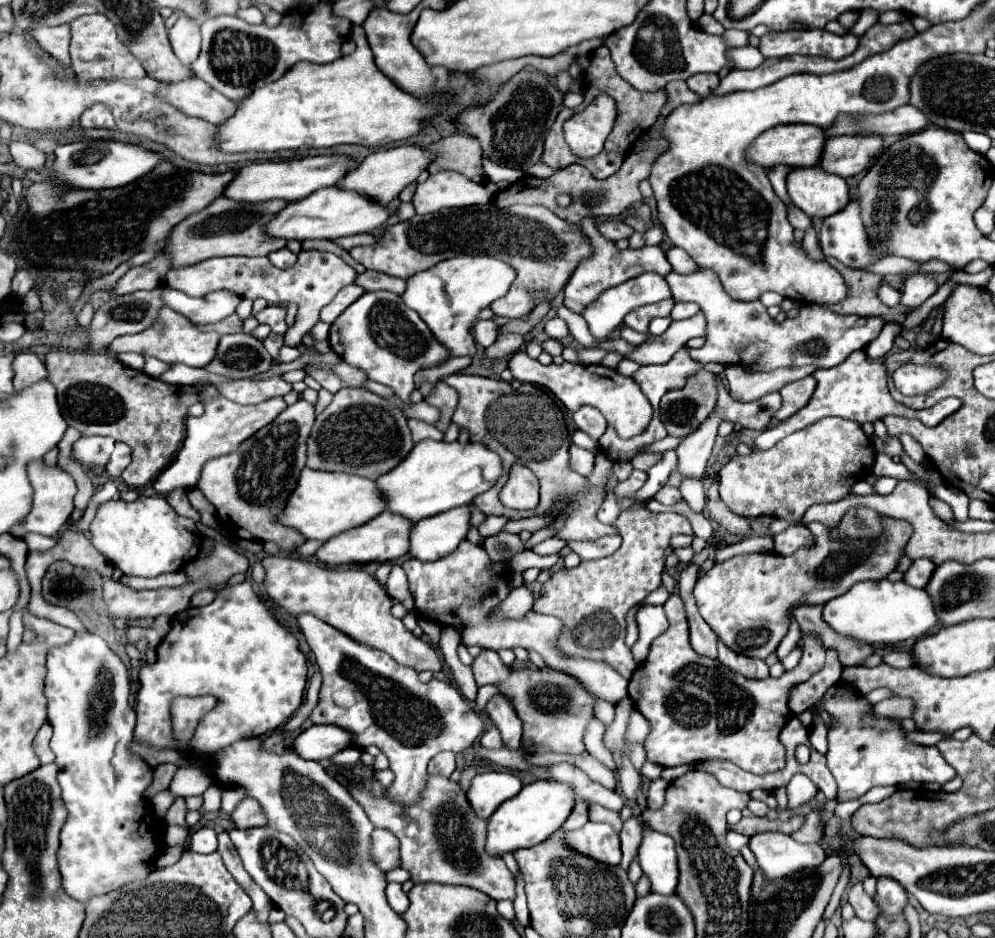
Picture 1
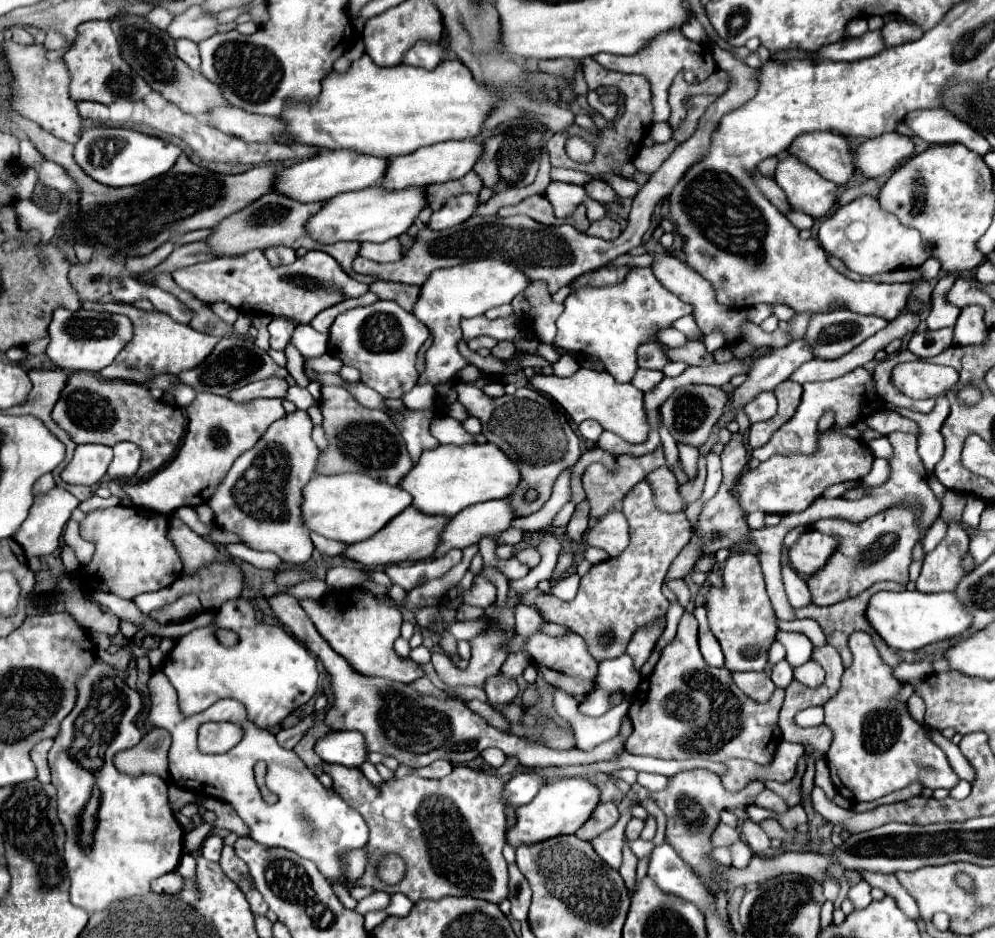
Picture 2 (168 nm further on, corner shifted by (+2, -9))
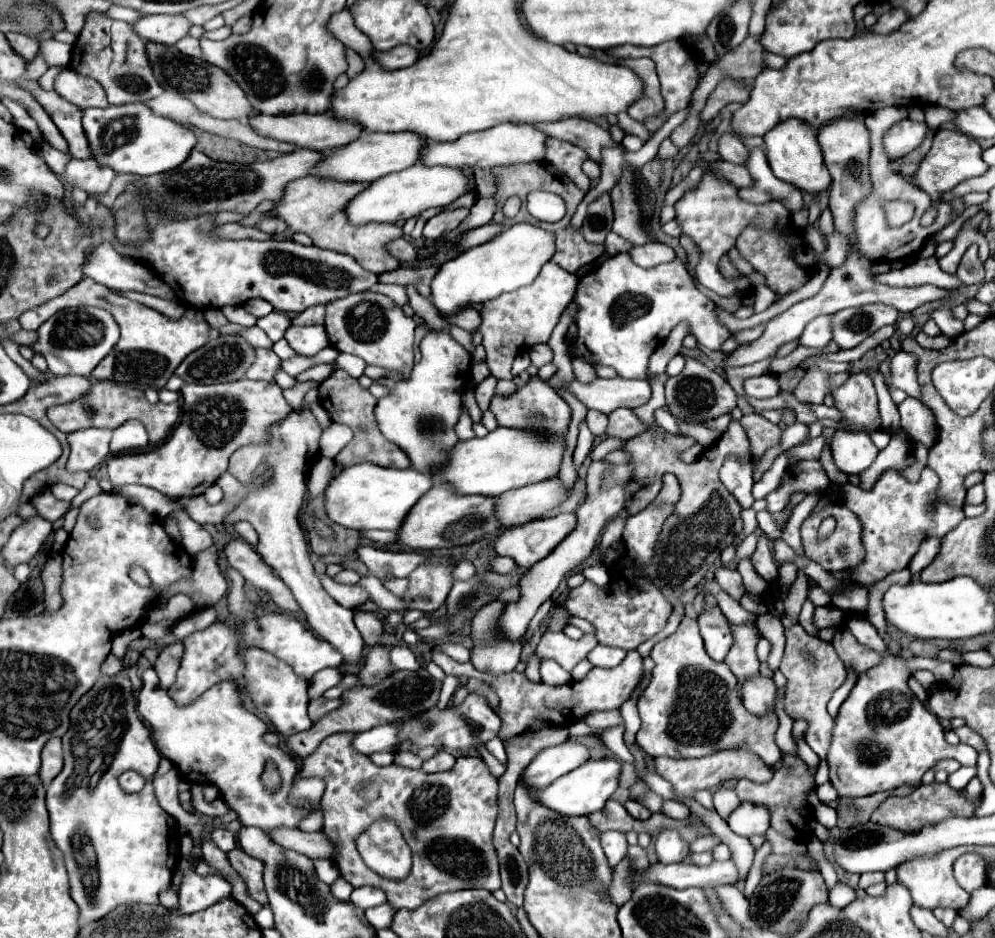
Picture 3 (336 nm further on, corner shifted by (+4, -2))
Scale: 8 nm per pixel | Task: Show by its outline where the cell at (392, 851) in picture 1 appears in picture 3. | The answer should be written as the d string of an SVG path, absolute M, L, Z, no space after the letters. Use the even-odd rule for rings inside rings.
M277 828L275 832L269 834L277 844L289 850L297 850L311 860L331 860L333 858L333 844L327 840L323 830L317 832L303 832L303 830L289 830L289 828Z

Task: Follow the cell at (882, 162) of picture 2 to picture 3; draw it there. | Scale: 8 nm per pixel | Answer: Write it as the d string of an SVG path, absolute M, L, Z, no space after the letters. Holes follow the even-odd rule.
M901 120L901 122L893 124L883 134L885 154L891 160L905 156L905 154L909 154L911 150L915 150L921 144L925 134L927 134L927 124L919 124L919 122L911 122L911 120Z

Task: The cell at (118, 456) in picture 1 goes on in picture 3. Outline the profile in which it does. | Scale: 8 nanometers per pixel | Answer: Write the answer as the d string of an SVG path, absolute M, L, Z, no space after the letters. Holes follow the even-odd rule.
M129 420L113 430L111 440L111 454L125 454L125 452L145 452L147 450L147 432L143 424L137 420Z

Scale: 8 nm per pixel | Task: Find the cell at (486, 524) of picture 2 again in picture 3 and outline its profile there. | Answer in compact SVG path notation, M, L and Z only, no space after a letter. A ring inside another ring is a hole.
M559 478L509 490L493 498L495 500L493 516L497 518L501 528L525 524L537 516L543 516L547 510L563 502L567 492L569 488L565 488Z

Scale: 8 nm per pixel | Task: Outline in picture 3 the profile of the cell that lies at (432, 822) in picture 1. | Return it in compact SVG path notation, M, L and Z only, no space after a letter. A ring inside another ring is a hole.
M333 734L325 738L313 754L303 760L301 776L321 776L327 784L321 798L325 818L323 832L337 846L335 864L341 876L353 886L375 886L387 894L387 902L395 908L415 910L429 898L443 892L465 888L485 888L495 892L501 888L499 860L491 836L497 818L497 778L489 772L479 756L461 756L447 772L427 774L421 768L375 766L367 756L351 748L353 734ZM375 820L393 820L399 824L405 842L413 852L413 868L405 882L411 886L407 894L395 894L395 880L377 876L361 860L355 840Z

